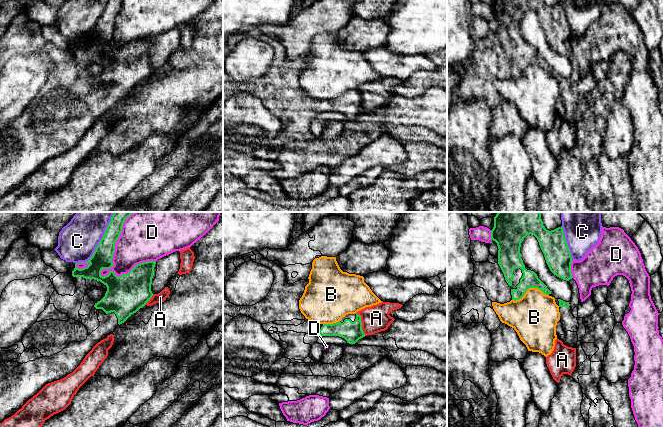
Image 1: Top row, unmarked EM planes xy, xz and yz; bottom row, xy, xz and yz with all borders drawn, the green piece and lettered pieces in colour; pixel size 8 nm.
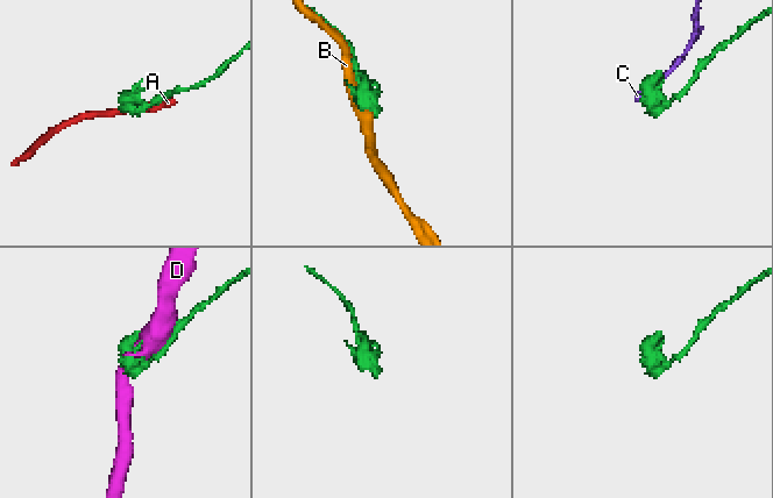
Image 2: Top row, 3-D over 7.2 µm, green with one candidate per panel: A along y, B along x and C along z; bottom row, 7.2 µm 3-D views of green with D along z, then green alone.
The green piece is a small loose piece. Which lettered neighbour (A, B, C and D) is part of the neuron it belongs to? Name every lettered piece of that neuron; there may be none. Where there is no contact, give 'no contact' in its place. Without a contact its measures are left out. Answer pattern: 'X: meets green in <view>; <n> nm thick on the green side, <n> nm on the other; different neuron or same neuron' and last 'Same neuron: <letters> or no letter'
A: meets green in xz; 160 nm thick on the green side, 220 nm on the other; different neuron
B: meets green in yz; 130 nm thick on the green side, 380 nm on the other; different neuron
C: meets green in xy; 160 nm thick on the green side, 320 nm on the other; different neuron
D: meets green in xy; 160 nm thick on the green side, 380 nm on the other; different neuron
Same neuron: no letter

